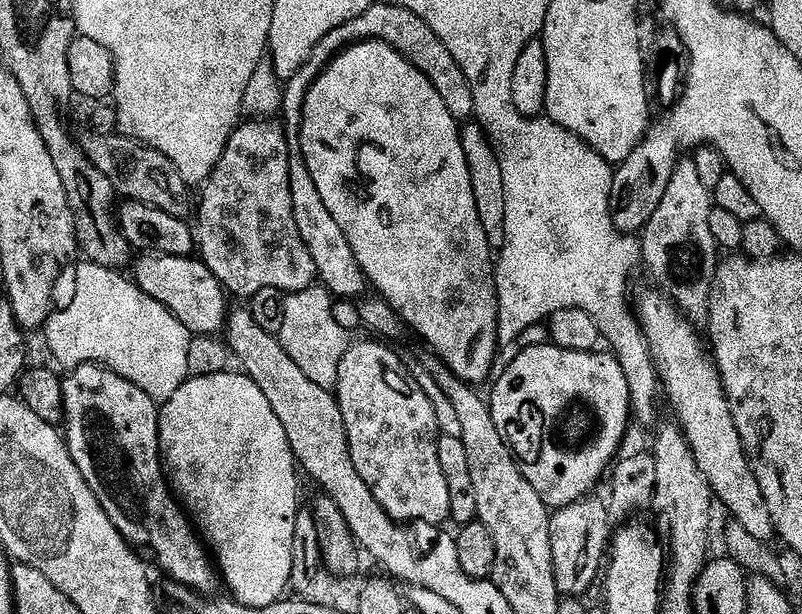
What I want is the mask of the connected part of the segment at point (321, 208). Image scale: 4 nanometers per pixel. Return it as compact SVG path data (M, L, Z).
M302 166L292 173L292 213L298 234L306 250L310 250L310 258L314 258L319 283L336 298L341 296L344 300L352 300L362 295L366 281L364 271L358 266L358 258L354 258L354 250L350 250L350 242L346 242L338 222L330 218L326 202L320 200L318 190L314 187L314 178L310 178Z

